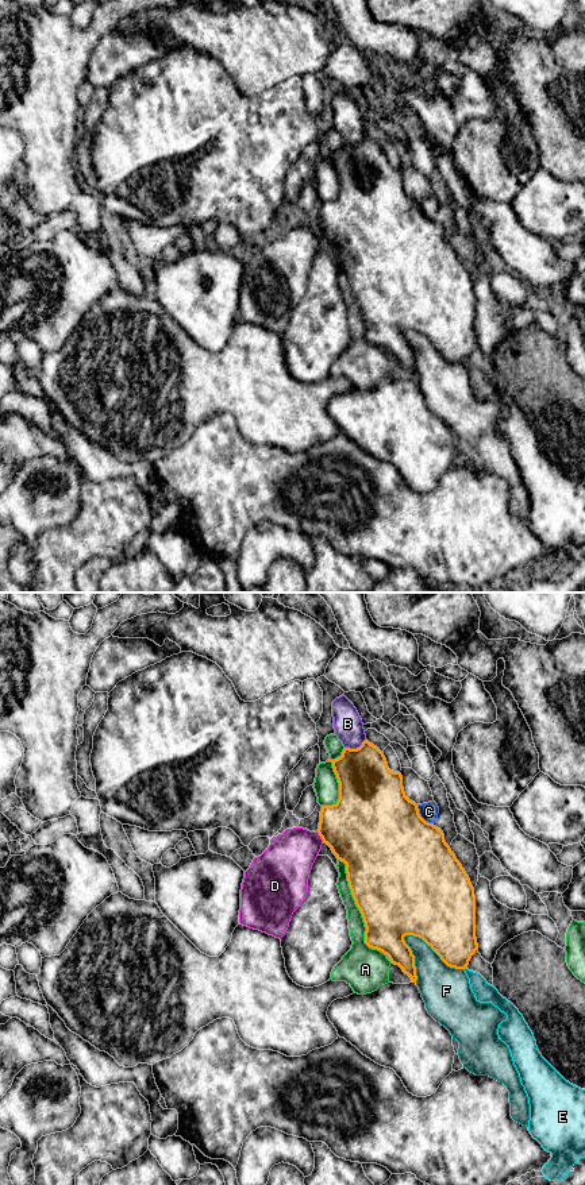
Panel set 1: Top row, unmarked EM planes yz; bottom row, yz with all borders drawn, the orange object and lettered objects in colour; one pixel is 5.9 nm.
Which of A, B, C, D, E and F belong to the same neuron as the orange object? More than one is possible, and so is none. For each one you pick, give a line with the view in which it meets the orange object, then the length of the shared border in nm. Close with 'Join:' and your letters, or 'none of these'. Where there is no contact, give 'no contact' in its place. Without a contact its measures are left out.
Join: none of these

